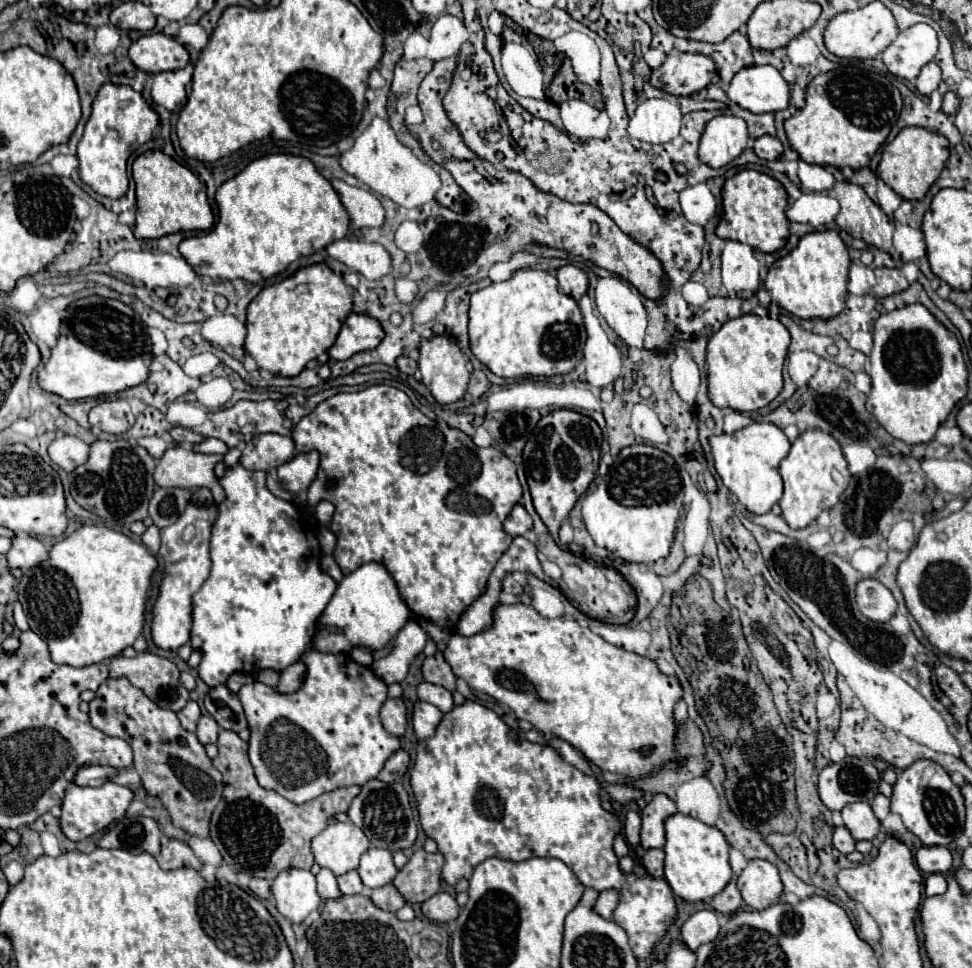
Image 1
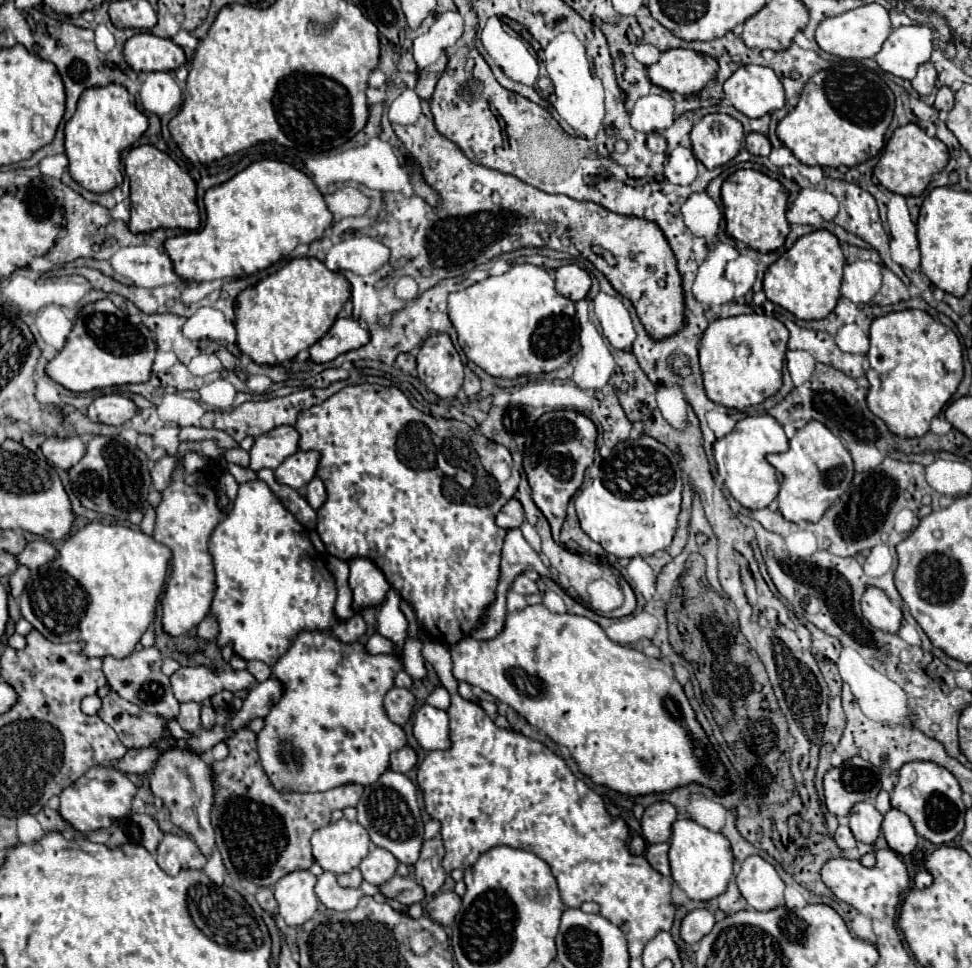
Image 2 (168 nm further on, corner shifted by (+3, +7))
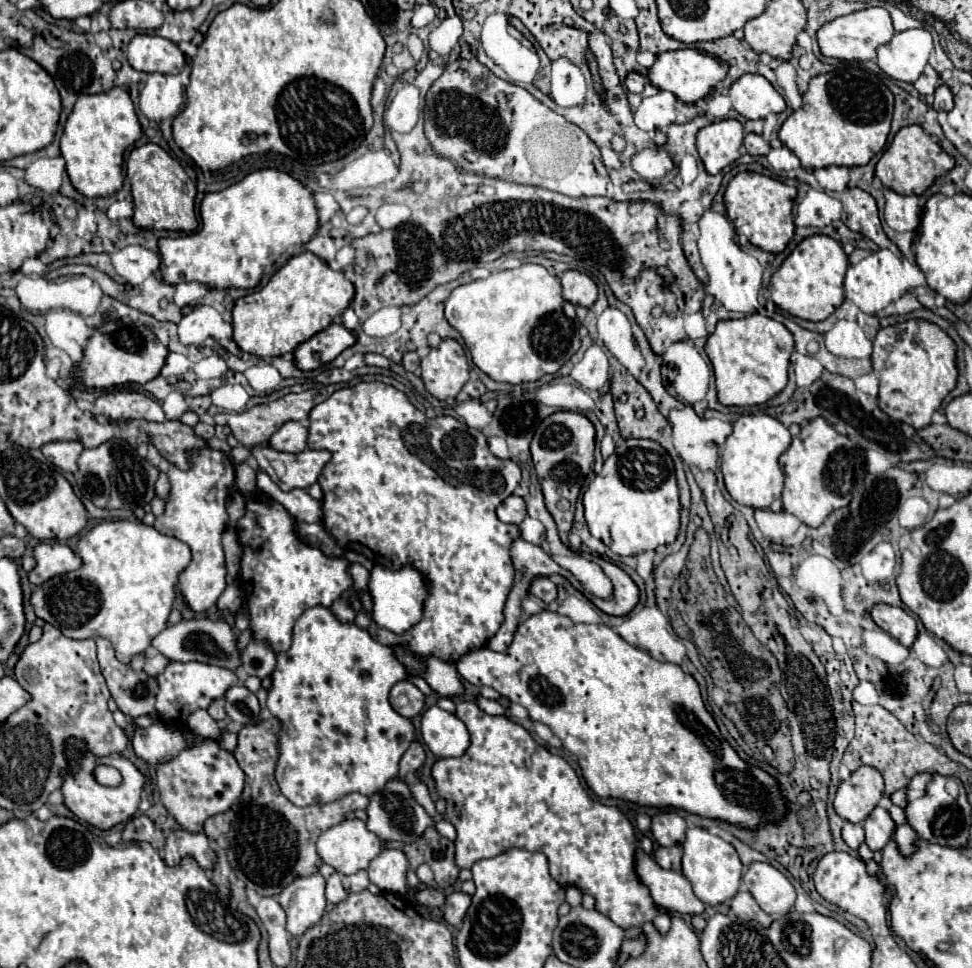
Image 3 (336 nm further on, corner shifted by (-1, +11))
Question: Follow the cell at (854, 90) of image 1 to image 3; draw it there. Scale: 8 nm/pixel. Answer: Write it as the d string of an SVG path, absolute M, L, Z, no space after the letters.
M843 64L829 74L821 74L809 80L809 88L803 94L803 106L793 112L779 130L779 140L801 162L803 168L829 168L829 166L865 166L887 142L893 114L893 94L871 72L857 64Z

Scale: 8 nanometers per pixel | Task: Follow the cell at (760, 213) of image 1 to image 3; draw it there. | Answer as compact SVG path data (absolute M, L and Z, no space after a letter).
M739 172L725 190L725 206L727 218L735 224L737 234L749 238L749 242L765 252L783 252L789 240L793 238L795 224L793 224L793 200L797 190L773 178L761 174Z

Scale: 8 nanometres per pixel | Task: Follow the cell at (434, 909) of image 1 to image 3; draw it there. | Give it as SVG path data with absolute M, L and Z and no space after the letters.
M453 892L451 896L447 896L447 902L443 906L443 914L445 914L445 920L451 924L451 926L459 926L465 918L465 912L467 908L471 906L471 896L465 894L465 892Z

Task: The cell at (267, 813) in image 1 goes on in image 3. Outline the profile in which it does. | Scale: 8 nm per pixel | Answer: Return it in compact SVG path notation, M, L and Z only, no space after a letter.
M277 718L263 720L255 726L243 726L239 730L239 744L233 752L245 772L245 790L239 802L231 808L233 820L227 834L227 858L245 888L255 890L261 896L277 896L295 878L315 874L323 864L315 850L319 834L343 822L347 812L365 810L369 804L369 798L357 792L331 804L315 804L307 808L289 802L281 794L273 776L279 758L279 732L281 722L277 722Z

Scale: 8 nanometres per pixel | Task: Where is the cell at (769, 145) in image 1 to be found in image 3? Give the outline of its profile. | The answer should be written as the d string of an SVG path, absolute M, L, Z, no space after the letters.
M747 134L745 140L743 140L743 146L753 156L765 156L771 150L771 146L759 134Z

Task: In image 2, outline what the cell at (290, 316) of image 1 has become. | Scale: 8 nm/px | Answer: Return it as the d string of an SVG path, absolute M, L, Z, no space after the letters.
M293 258L287 266L237 296L237 346L261 366L285 364L329 332L349 296L349 282L343 274L331 272L317 258Z

